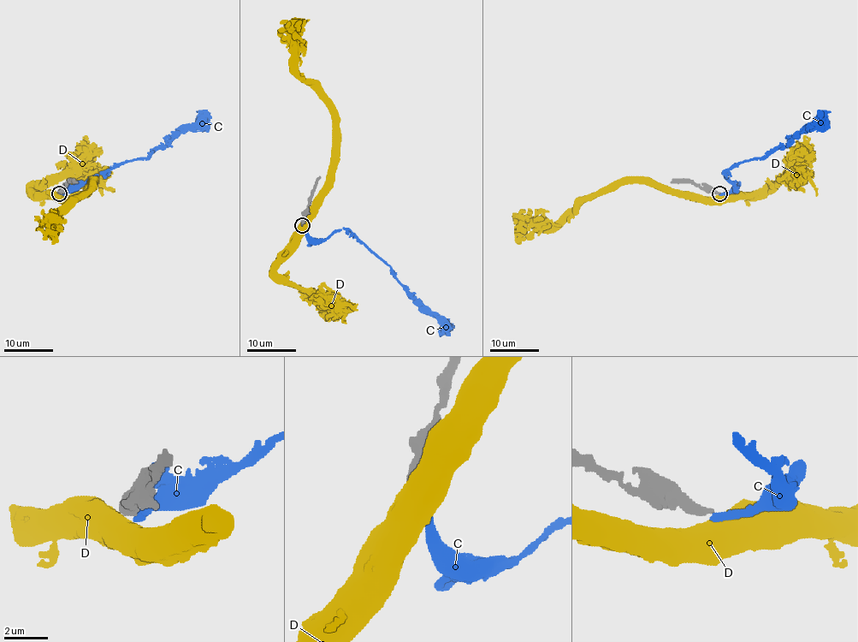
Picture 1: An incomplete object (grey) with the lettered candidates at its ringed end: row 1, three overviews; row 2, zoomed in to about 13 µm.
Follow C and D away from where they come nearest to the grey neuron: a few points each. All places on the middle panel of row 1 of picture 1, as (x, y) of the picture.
C: (304, 226), (316, 240), (326, 240), (343, 228), (351, 231), (442, 322), (440, 335)
D: (301, 226), (325, 184), (334, 151), (334, 114), (327, 101), (298, 70), (292, 58), (292, 31), (281, 20)

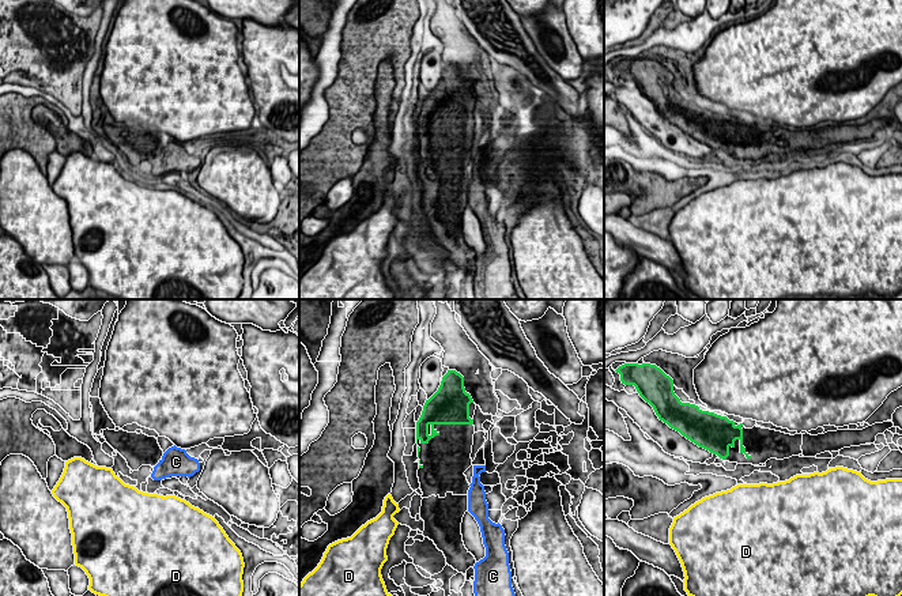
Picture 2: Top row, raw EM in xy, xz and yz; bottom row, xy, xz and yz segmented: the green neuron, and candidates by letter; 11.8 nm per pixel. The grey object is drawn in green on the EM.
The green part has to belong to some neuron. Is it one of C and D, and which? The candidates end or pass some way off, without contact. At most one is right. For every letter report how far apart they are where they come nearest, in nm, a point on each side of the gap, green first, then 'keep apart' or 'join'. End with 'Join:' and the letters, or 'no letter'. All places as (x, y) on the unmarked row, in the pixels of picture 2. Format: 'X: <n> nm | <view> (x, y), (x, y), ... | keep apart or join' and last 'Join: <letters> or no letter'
C: 500 nm | xz (472, 119), (474, 161) | keep apart
D: 320 nm | yz (747, 153), (747, 180) | keep apart
Join: no letter

